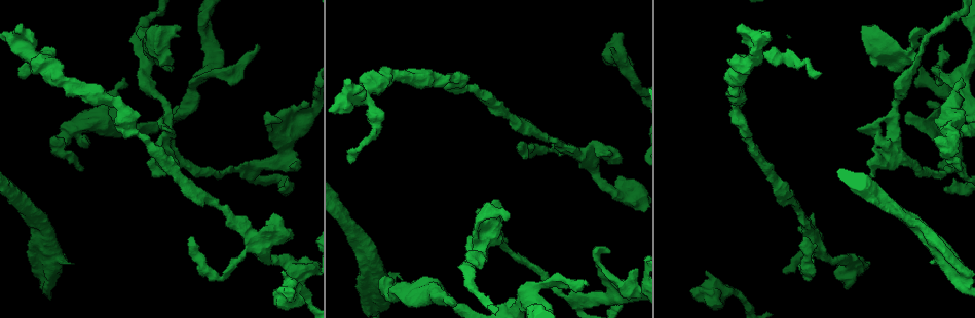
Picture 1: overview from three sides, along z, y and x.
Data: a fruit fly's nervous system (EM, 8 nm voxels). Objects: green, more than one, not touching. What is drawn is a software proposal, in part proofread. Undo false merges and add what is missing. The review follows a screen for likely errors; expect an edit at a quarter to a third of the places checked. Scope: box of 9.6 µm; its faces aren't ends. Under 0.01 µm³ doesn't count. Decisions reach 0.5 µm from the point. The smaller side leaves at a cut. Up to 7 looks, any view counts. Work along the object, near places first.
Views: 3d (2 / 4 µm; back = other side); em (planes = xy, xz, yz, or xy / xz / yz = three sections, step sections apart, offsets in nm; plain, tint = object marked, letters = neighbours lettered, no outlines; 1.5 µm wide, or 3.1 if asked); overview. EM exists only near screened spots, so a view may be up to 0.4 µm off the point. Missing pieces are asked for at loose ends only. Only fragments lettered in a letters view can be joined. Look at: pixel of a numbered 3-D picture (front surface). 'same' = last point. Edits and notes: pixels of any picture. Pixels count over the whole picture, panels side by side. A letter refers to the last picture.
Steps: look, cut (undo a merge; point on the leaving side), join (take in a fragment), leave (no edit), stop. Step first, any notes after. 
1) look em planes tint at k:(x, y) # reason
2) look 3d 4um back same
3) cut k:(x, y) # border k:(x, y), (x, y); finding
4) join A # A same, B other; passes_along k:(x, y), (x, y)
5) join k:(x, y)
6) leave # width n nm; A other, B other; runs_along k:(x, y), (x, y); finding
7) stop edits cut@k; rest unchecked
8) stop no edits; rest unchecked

look 3d 2um at 1:(167, 132) # closes a loop

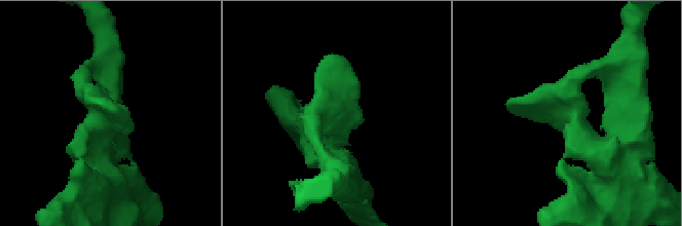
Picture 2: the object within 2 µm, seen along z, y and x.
look em yz step 4 tint at 2:(330, 122)

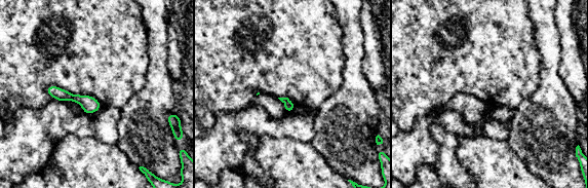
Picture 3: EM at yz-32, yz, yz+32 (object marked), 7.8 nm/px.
look em planes letters same

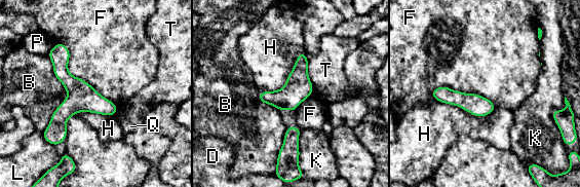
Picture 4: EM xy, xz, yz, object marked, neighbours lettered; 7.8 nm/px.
leave # width 200 nm; B other, D other, F other, H other, K other, L other, P other, Q other, T other; runs_along 4:(58, 45), (72, 104), (53, 142); one cell here

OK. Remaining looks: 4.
look 3d 4um at 1:(19, 76) # an open end

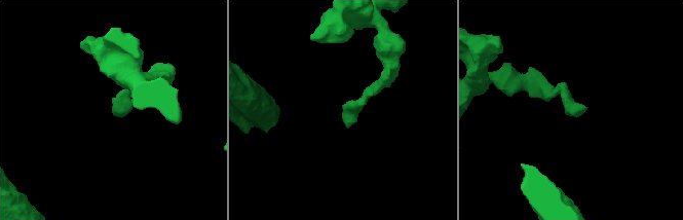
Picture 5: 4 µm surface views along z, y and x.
look em xy step 8 tint at 5:(112, 112) # shape alone is not enough

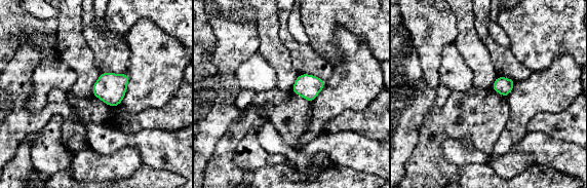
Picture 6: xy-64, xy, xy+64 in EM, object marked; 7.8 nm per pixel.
look em planes letters same # cut it another way

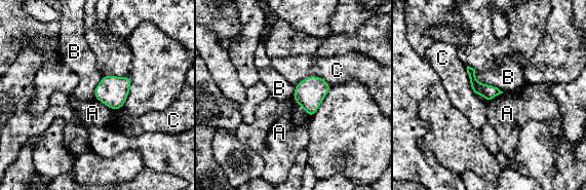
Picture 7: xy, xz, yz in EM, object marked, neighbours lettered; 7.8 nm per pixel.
leave # A other, B other, C other; border 7:(474, 69), (477, 81), (503, 91); no lettered fragment goes on from it

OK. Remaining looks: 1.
stop no edits; rest unchecked

